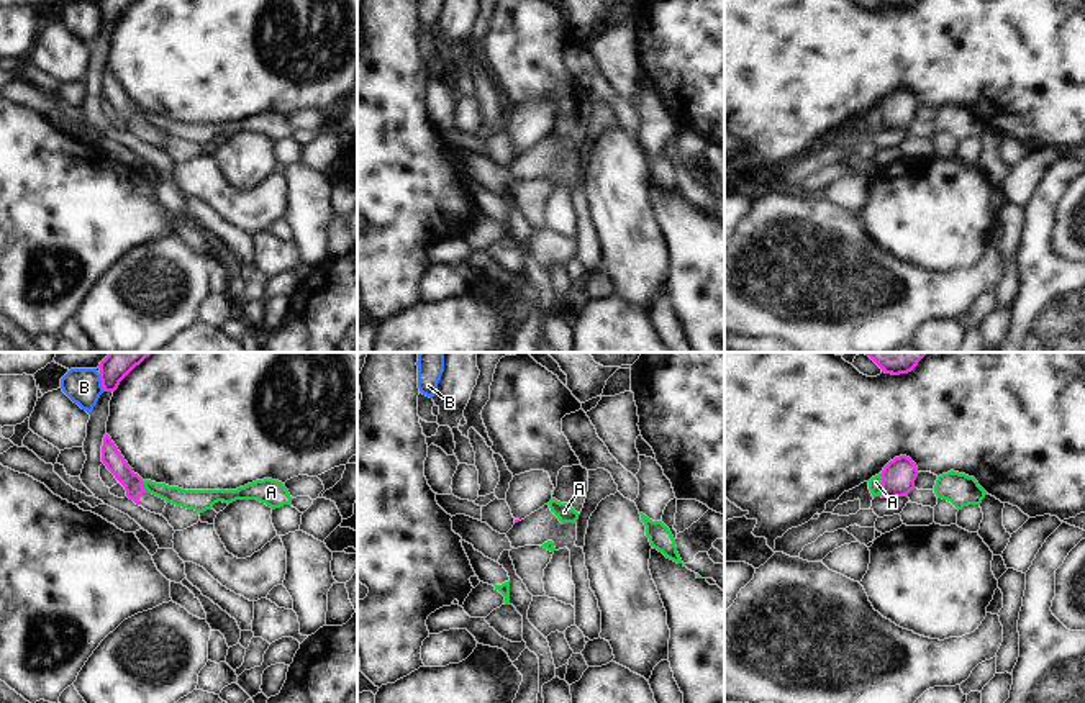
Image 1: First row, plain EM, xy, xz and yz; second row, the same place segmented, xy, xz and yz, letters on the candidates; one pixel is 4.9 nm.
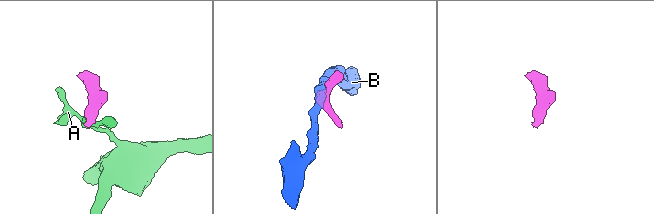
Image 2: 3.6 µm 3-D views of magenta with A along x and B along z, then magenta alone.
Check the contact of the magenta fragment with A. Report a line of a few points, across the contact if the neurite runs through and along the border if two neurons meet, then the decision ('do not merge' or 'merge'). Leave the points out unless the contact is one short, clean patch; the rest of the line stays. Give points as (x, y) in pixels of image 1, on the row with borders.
line yz (879, 474), (880, 495); do not merge

